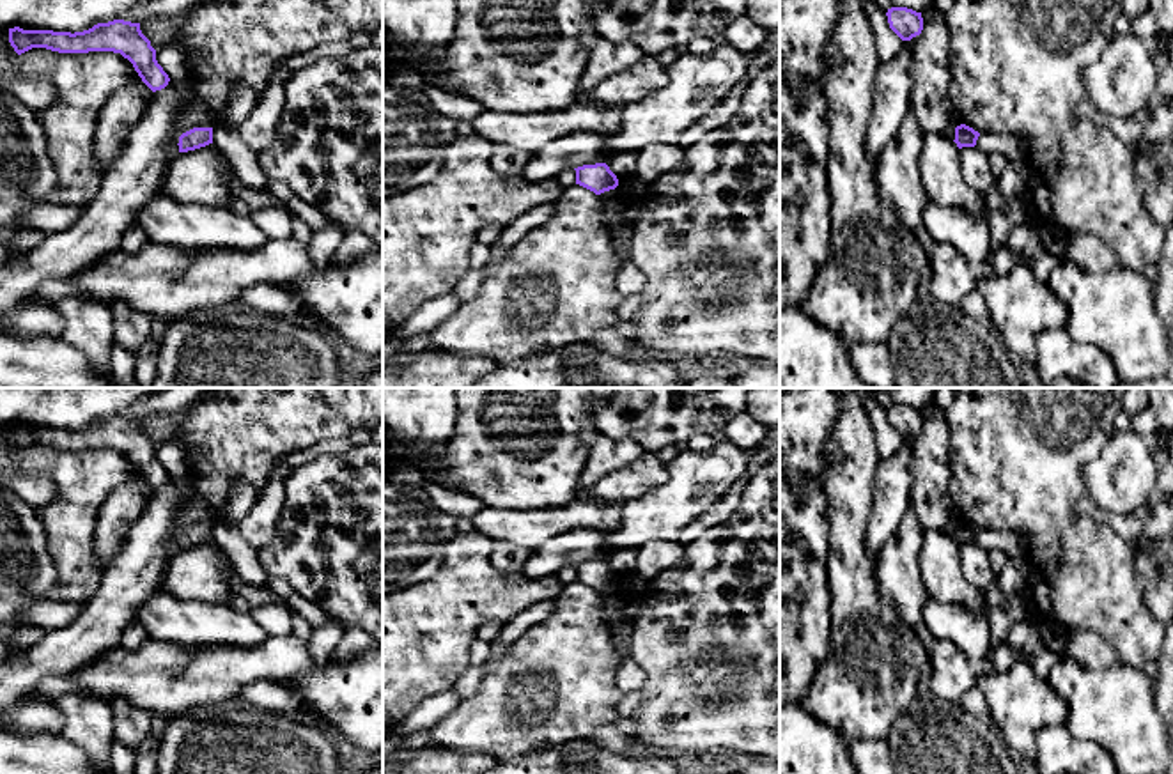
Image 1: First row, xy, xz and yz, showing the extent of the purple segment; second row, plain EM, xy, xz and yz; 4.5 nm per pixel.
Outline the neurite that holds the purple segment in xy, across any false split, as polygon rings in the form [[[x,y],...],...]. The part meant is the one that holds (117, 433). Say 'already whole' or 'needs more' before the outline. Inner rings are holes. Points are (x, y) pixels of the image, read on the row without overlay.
already whole; [[[113,416],[74,430],[14,423],[9,425],[9,439],[18,452],[32,445],[46,445],[58,450],[113,448],[133,461],[142,478],[152,489],[165,485],[170,478],[156,457],[156,446],[142,430],[140,420]]]

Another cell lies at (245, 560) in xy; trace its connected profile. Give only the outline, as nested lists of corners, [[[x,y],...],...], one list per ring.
[[[239,521],[213,522],[213,540],[225,551],[243,583],[266,584],[269,576],[259,561],[259,553],[241,537]]]

